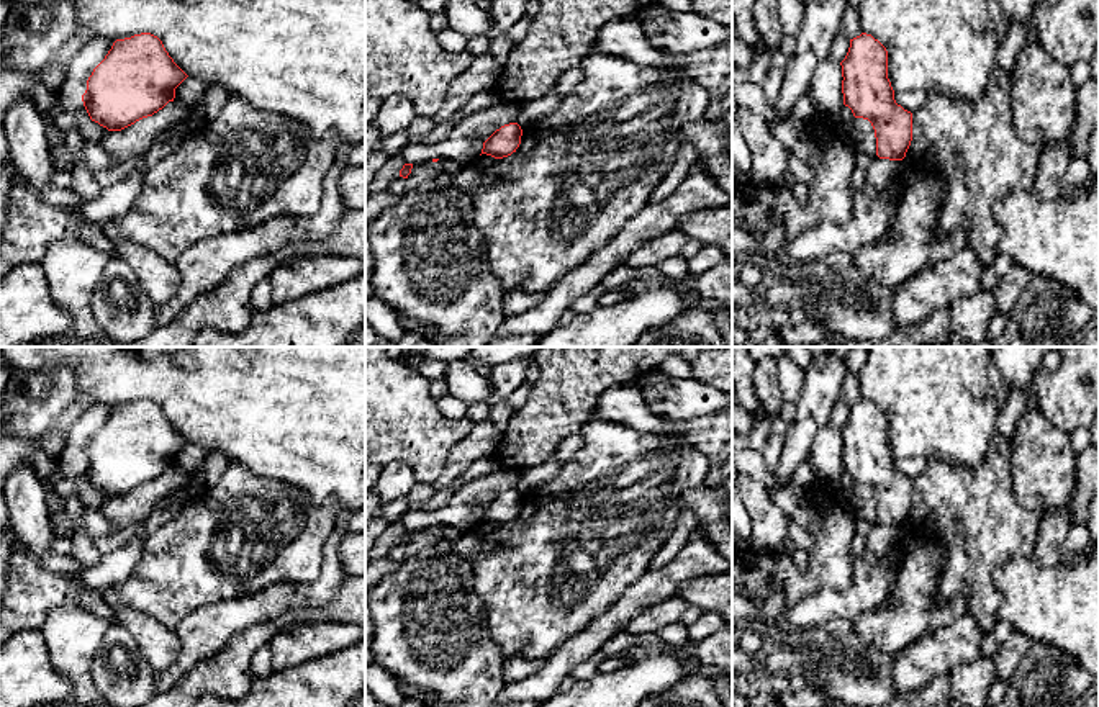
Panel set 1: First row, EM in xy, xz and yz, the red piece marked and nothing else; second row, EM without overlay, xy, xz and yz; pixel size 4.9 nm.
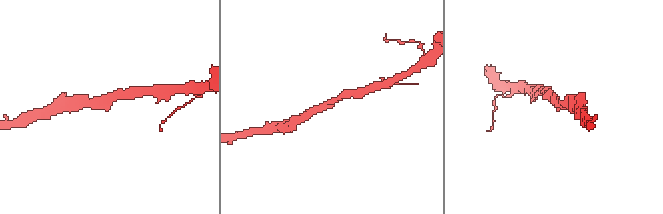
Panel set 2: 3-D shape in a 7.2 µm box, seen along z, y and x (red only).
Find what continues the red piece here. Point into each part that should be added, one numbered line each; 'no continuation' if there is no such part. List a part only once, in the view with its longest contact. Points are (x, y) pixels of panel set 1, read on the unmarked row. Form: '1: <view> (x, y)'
no continuation

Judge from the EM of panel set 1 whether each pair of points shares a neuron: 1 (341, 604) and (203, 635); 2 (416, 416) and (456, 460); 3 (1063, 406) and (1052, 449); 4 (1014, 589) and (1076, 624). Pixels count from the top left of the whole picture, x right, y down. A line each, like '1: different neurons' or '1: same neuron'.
1: different neurons
2: different neurons
3: different neurons
4: same neuron

